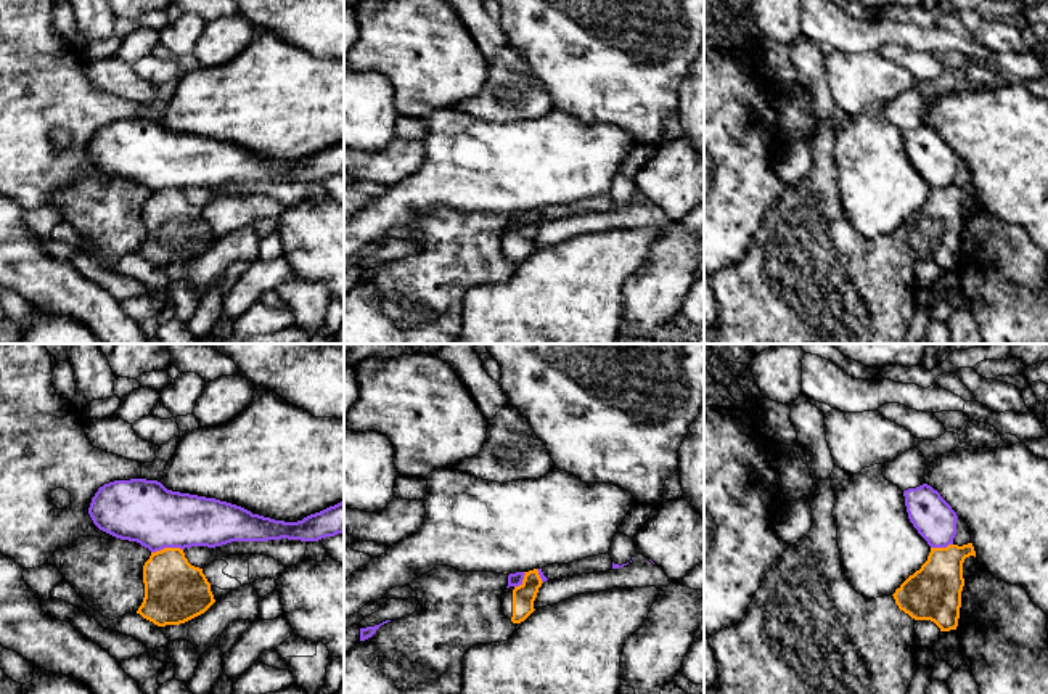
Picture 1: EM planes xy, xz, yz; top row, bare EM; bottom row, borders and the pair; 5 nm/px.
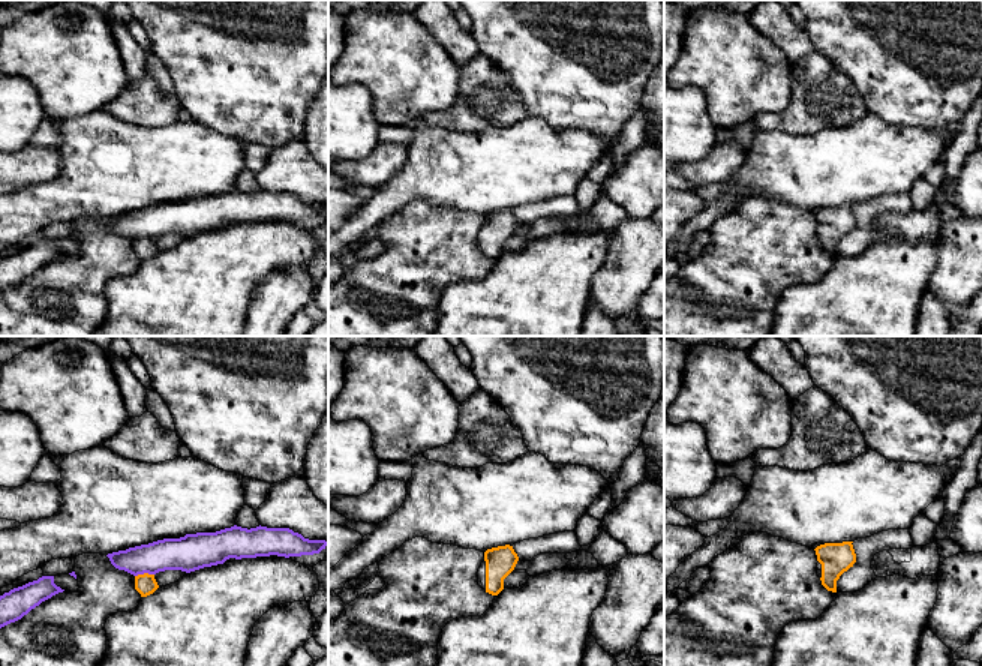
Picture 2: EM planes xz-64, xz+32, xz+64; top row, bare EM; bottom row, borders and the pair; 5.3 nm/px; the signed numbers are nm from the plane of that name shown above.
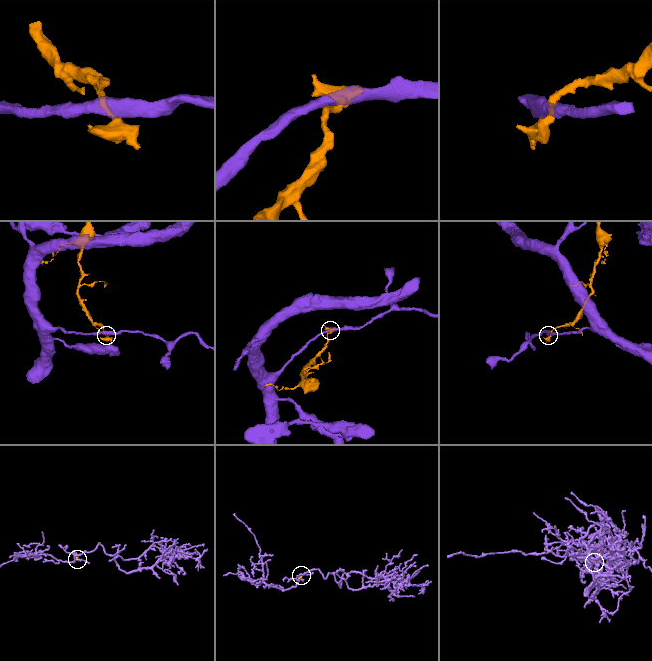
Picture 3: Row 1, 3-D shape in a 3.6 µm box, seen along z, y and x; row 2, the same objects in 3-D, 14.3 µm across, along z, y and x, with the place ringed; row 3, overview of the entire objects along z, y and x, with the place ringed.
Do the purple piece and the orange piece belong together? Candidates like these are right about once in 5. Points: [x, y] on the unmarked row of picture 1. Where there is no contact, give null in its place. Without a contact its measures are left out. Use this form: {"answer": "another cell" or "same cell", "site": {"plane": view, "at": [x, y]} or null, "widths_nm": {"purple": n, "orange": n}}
{"answer": "another cell", "site": {"plane": "xy", "at": [166, 187]}, "widths_nm": {"purple": 320, "orange": 320}}

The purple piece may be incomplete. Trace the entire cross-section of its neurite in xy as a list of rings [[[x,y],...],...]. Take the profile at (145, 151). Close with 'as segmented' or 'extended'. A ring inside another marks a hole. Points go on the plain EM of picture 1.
[[[146,119],[104,124],[92,138],[88,154],[100,170],[137,182],[151,193],[231,182],[318,182],[344,174],[344,141],[302,161],[285,162],[215,138],[172,132]]] | as segmented

